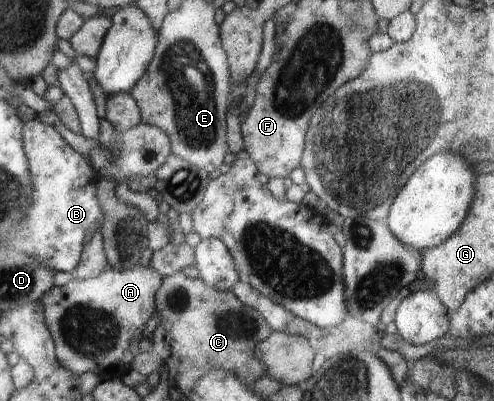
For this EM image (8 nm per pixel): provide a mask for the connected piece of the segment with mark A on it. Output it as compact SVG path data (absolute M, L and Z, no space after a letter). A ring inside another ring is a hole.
M137 265L134 269L119 270L108 268L103 274L92 279L74 276L70 283L54 286L41 298L46 310L46 321L55 335L58 359L63 366L79 376L85 372L101 374L105 379L120 378L130 368L131 362L142 352L141 342L145 339L145 328L153 316L158 315L156 296L163 286L164 276L150 266Z

